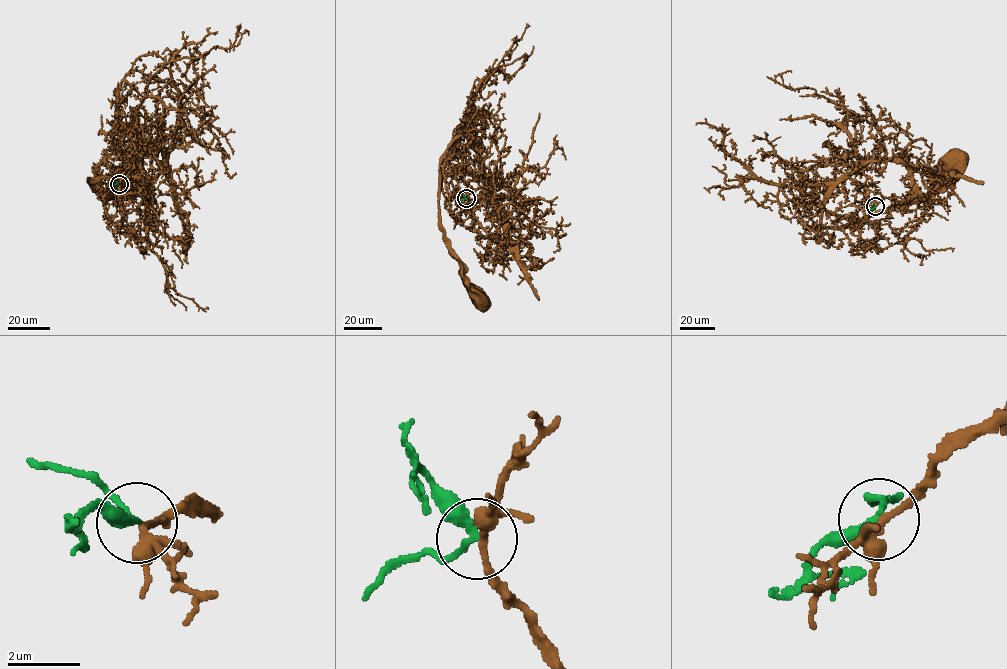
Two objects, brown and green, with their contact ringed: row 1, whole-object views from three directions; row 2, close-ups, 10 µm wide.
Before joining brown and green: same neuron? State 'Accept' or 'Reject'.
Accept

